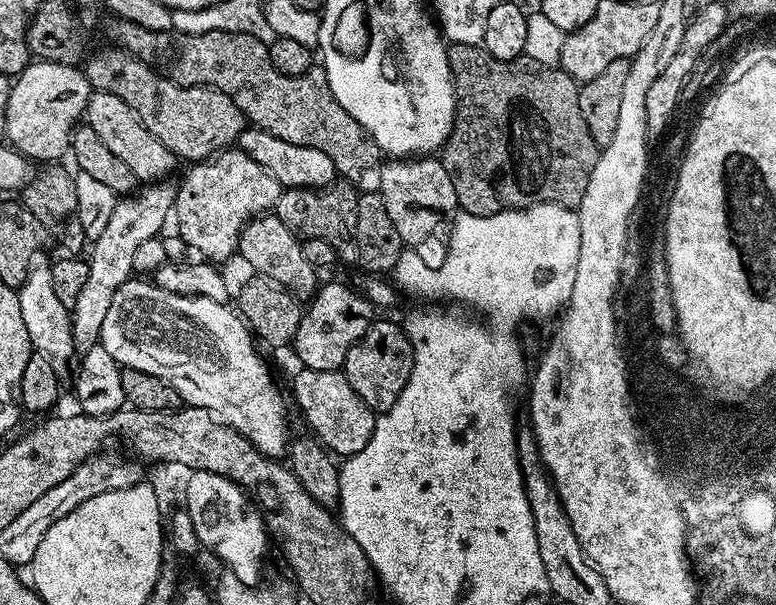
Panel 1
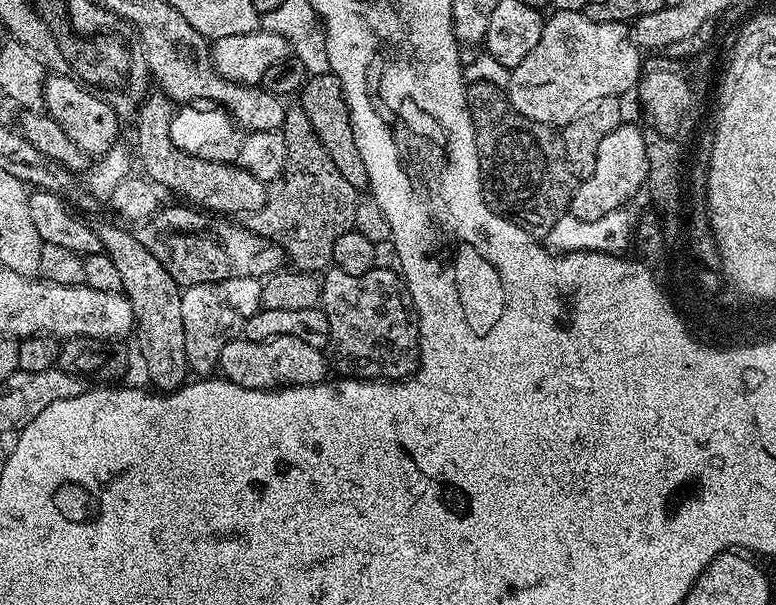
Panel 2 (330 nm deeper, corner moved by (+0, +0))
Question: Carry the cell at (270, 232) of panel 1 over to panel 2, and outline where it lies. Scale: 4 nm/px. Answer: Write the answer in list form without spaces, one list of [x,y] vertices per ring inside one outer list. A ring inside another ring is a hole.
[[[149,94],[135,113],[136,119],[136,152],[140,155],[143,175],[161,189],[169,188],[180,196],[185,196],[187,203],[199,206],[212,214],[223,214],[236,218],[239,212],[251,214],[257,212],[268,201],[269,189],[265,181],[254,178],[245,168],[235,163],[219,164],[186,154],[170,142],[168,124],[174,111],[173,101],[163,94]]]

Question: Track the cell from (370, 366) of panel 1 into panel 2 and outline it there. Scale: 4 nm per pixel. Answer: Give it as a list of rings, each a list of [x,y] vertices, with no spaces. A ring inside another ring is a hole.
[[[377,266],[366,274],[346,274],[329,267],[322,276],[319,307],[330,322],[330,364],[341,377],[407,380],[419,368],[420,321],[399,271]]]

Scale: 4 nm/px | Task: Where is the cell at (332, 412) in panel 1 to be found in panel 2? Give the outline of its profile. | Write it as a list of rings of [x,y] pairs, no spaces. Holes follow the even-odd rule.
[[[279,336],[262,342],[237,338],[222,346],[218,365],[223,379],[250,390],[292,388],[296,384],[320,384],[330,372],[330,364],[321,349],[302,342],[302,338]]]

